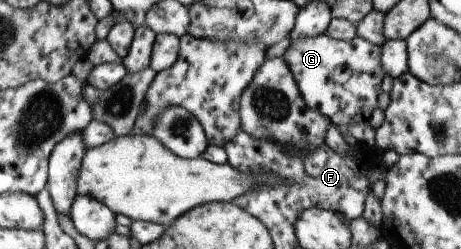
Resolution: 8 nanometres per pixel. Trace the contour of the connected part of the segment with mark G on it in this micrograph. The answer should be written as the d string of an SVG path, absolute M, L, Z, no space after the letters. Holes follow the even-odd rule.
M326 34L314 38L290 41L288 50L282 56L286 61L300 96L307 107L318 111L337 127L368 122L370 113L377 107L377 96L382 92L381 82L385 72L380 62L381 48L362 37L352 40L334 40ZM336 66L350 69L349 79L342 84L330 80Z

